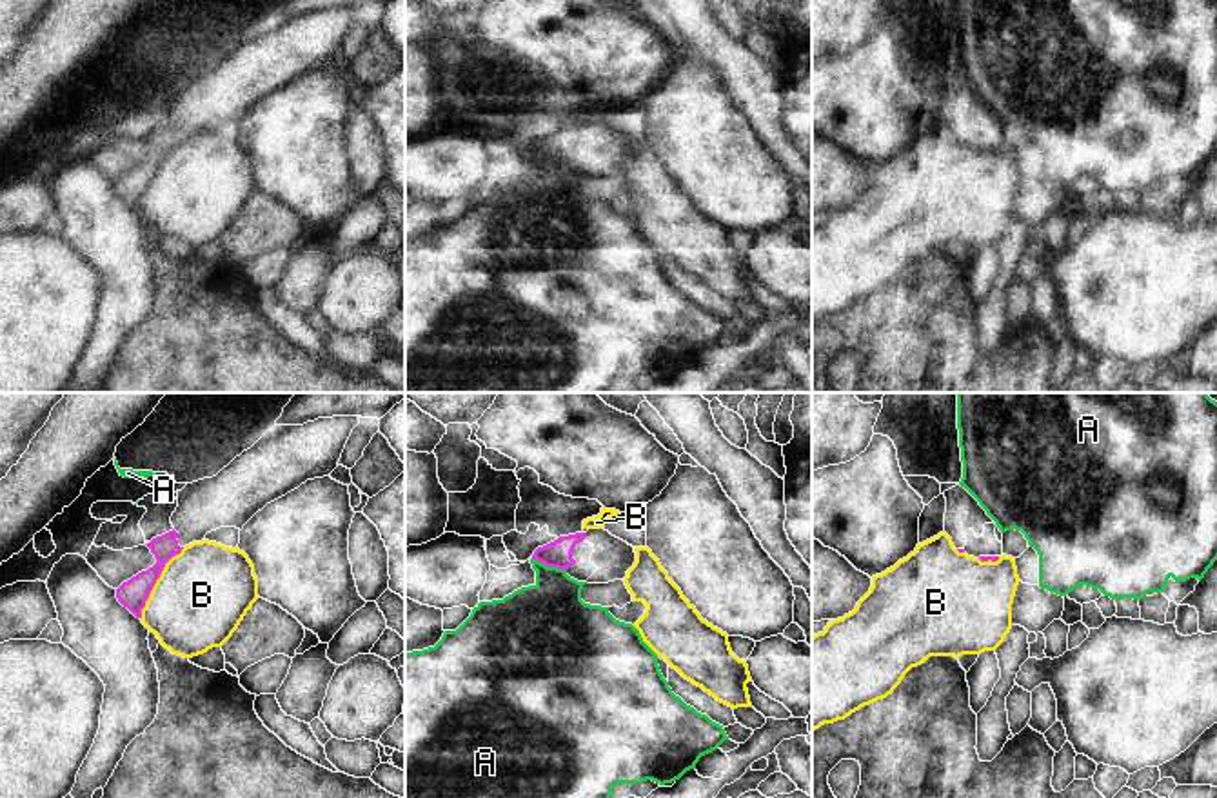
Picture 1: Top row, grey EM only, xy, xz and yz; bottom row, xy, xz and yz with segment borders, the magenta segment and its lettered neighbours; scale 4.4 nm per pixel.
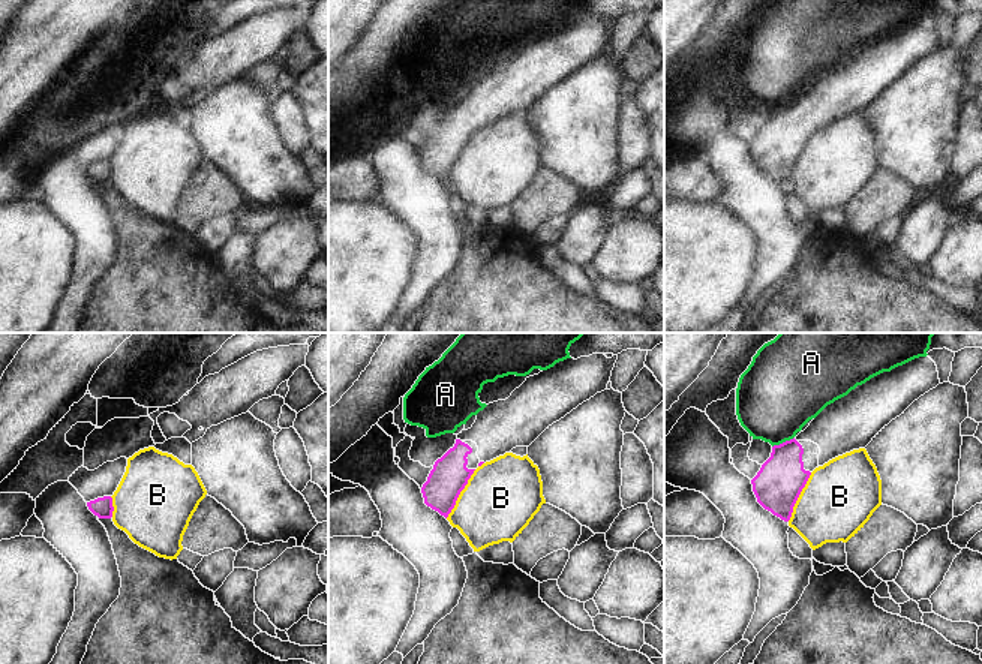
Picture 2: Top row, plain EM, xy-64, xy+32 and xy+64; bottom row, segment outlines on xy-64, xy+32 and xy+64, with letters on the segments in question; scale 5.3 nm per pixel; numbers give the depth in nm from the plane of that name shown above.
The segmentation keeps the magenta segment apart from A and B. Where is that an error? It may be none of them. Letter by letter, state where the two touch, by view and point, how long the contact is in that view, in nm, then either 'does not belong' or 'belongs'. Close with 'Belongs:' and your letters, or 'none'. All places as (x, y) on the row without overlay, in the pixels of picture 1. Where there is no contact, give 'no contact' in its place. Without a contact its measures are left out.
A: meets magenta in xz at (549, 159); contact 170 nm long; does not belong
B: meets magenta in xy at (155, 175); contact 380 nm long; does not belong
Belongs: none

